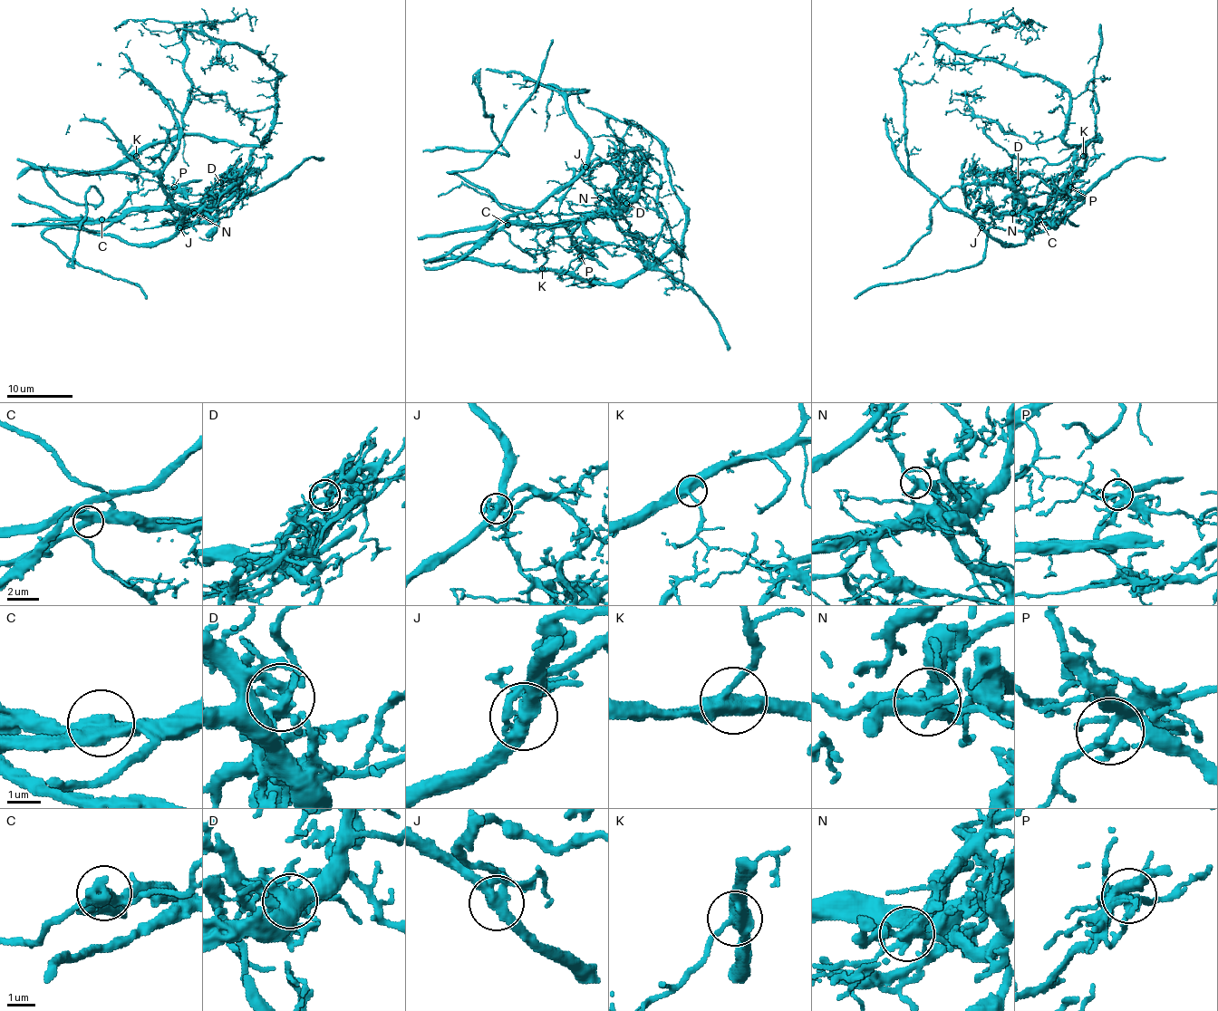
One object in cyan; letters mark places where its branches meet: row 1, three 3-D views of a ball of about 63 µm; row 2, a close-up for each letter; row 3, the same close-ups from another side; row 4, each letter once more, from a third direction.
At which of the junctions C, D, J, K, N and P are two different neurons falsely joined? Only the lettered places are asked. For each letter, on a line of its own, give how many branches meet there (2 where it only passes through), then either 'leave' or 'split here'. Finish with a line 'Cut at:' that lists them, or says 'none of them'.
C: 4 branches meet; split here
D: 5 branches meet; leave
J: 4 branches meet; split here
K: 3 branches meet; leave
N: 5 branches meet; split here
P: 4 branches meet; leave
Cut at: C, J, N

